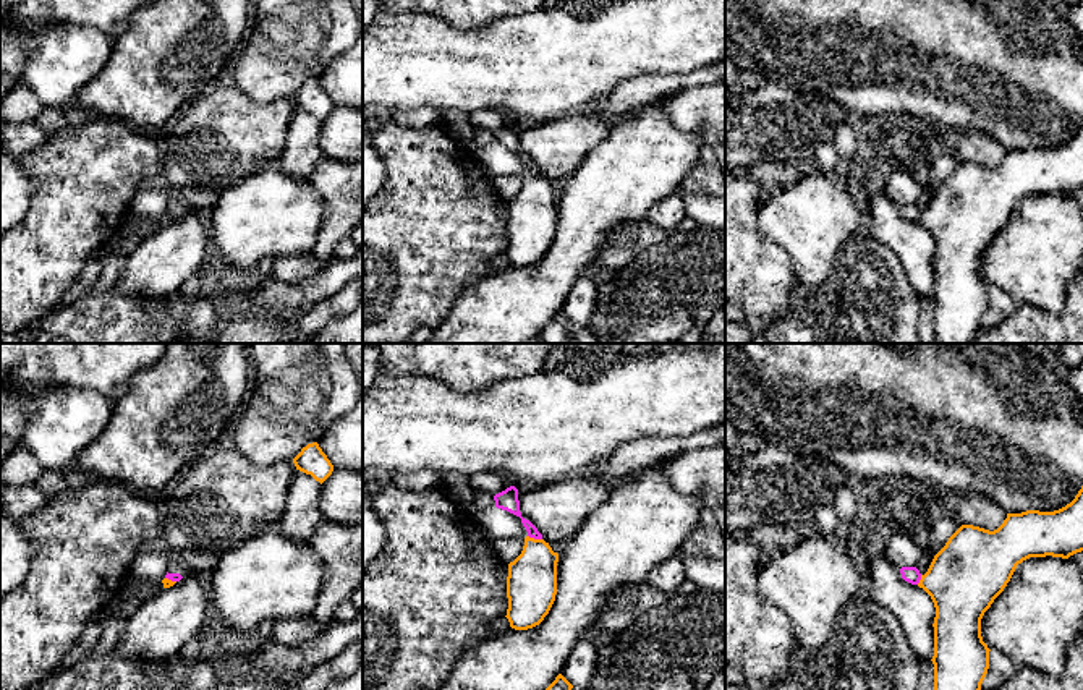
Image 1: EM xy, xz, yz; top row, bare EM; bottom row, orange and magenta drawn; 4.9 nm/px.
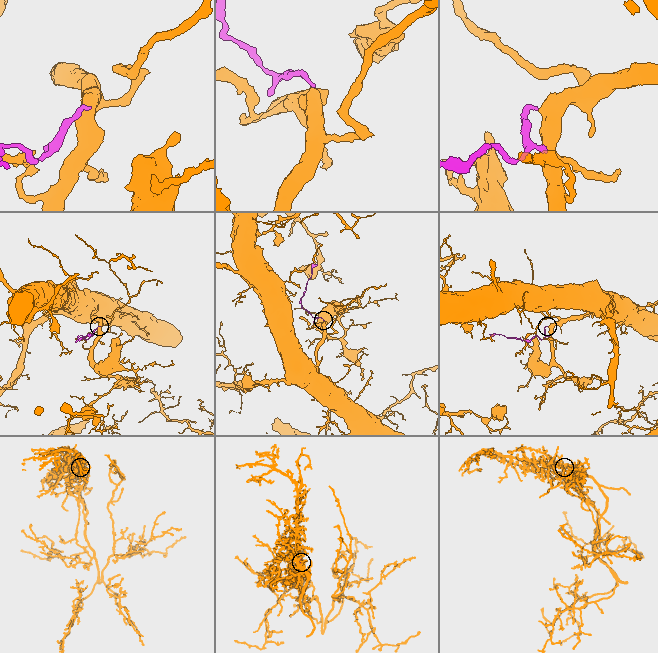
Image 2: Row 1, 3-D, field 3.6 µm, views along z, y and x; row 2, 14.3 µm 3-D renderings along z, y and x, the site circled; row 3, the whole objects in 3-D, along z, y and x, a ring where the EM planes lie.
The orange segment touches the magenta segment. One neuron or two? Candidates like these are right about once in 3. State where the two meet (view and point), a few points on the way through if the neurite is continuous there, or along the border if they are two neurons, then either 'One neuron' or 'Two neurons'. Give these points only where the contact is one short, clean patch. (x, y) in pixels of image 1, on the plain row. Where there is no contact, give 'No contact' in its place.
Touches orange at xz (533, 175). Boundary: xz (528, 172), (541, 177). Two neurons

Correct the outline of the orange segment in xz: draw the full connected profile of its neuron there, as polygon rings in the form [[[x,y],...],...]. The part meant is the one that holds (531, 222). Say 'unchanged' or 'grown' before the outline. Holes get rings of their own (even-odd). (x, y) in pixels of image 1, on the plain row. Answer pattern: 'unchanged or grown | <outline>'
unchanged | [[[526,173],[521,191],[508,201],[507,256],[515,267],[539,262],[557,232],[558,191],[544,177]]]

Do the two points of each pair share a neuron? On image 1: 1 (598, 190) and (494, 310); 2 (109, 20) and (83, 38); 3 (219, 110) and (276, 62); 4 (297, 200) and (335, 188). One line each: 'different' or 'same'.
1: same
2: different
3: different
4: different

